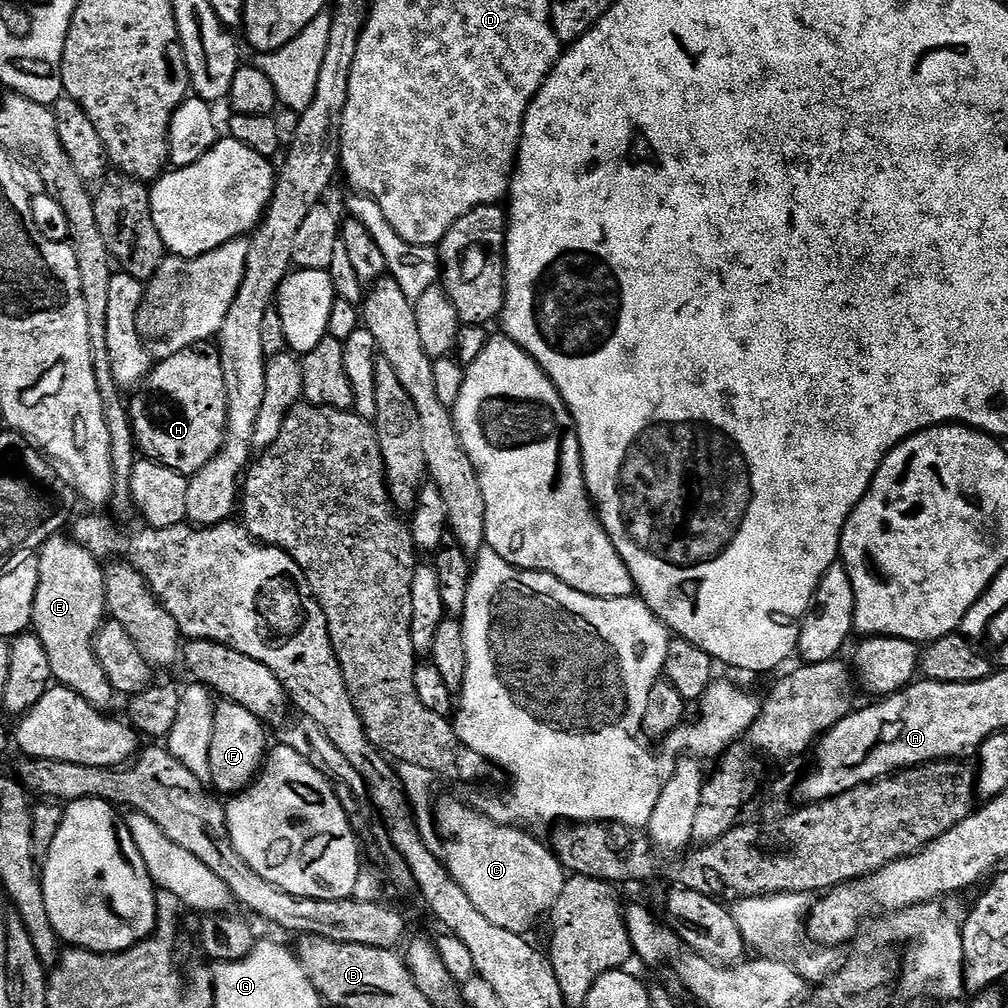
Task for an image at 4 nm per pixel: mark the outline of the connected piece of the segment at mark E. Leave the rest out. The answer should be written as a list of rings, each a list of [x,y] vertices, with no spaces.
[[[64,534],[52,536],[38,553],[38,594],[34,594],[31,631],[42,642],[50,658],[53,681],[74,690],[98,710],[108,710],[114,699],[106,672],[96,660],[96,635],[106,620],[105,569],[88,548]]]

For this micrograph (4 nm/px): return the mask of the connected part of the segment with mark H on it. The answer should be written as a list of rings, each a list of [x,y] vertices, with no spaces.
[[[207,347],[187,348],[174,358],[166,358],[153,363],[143,384],[135,389],[136,397],[128,404],[128,417],[132,420],[132,438],[137,449],[147,459],[157,460],[162,466],[180,472],[191,478],[218,450],[224,441],[224,431],[228,429],[226,414],[226,382],[222,378],[222,362],[219,351],[207,352]]]

